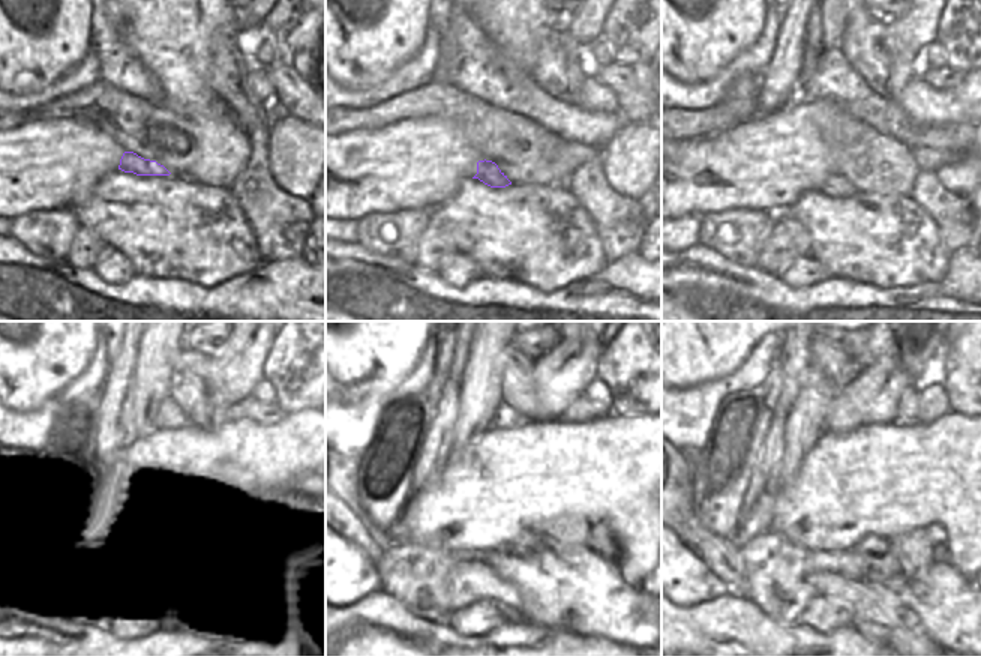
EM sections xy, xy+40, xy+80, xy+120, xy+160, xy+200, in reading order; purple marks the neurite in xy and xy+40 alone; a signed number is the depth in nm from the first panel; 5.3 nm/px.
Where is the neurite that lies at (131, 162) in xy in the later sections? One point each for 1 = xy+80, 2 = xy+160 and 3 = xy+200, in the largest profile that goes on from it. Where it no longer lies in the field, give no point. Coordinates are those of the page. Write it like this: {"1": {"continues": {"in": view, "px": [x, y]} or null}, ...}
{"1": {"continues": {"in": "xy+80", "px": [834, 185]}}, "2": {"continues": {"in": "xy+160", "px": [527, 542]}}, "3": {"continues": {"in": "xy+200", "px": [878, 553]}}}

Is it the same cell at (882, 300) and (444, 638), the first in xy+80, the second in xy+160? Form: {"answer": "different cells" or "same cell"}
{"answer": "same cell"}

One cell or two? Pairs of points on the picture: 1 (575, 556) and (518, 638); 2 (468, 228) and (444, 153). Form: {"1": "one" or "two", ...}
{"1": "two", "2": "two"}

